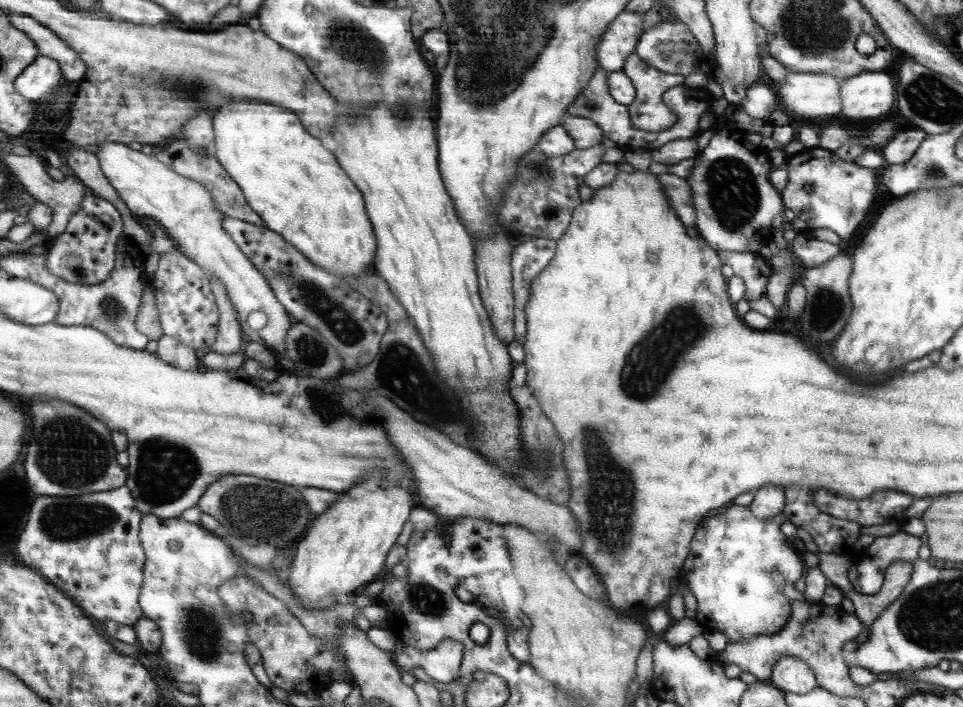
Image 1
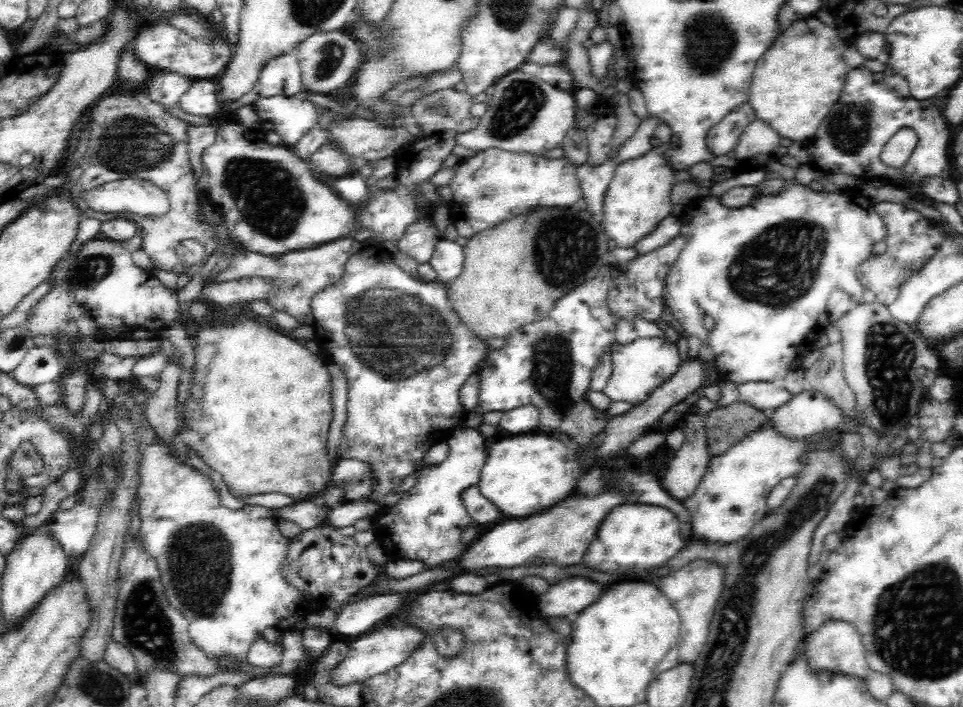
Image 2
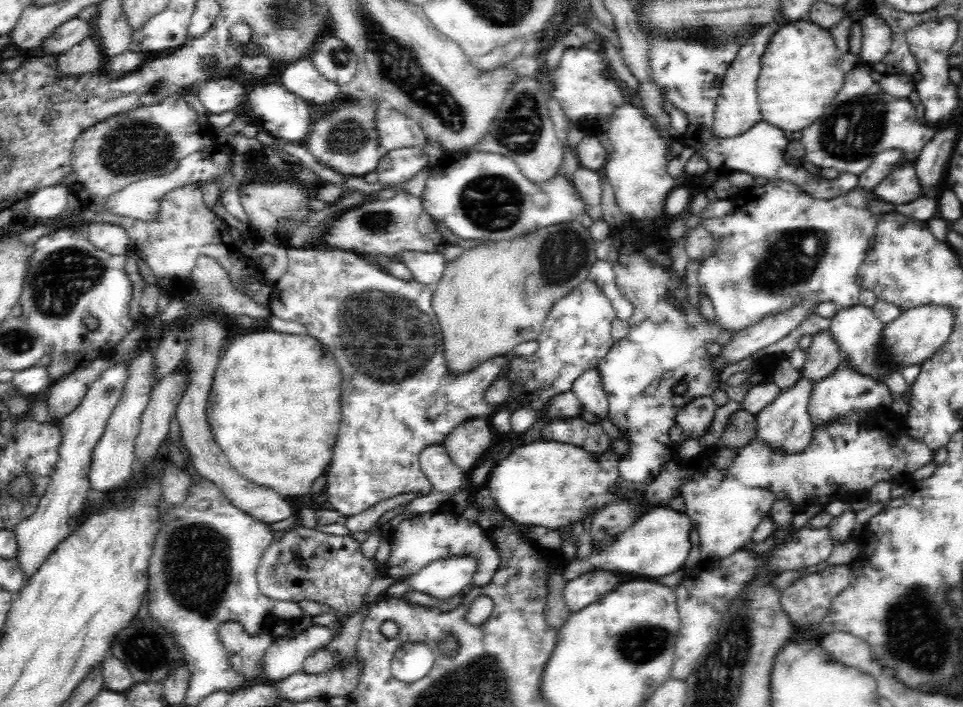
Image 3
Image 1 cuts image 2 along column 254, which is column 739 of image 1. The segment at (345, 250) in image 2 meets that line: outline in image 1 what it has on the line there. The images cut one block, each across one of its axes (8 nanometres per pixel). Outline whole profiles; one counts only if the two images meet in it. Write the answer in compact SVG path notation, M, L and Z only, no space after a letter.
M718 250L718 257L723 264L732 267L734 275L744 281L744 300L755 301L765 296L769 276L773 273L769 258L753 252L728 252L728 250Z

